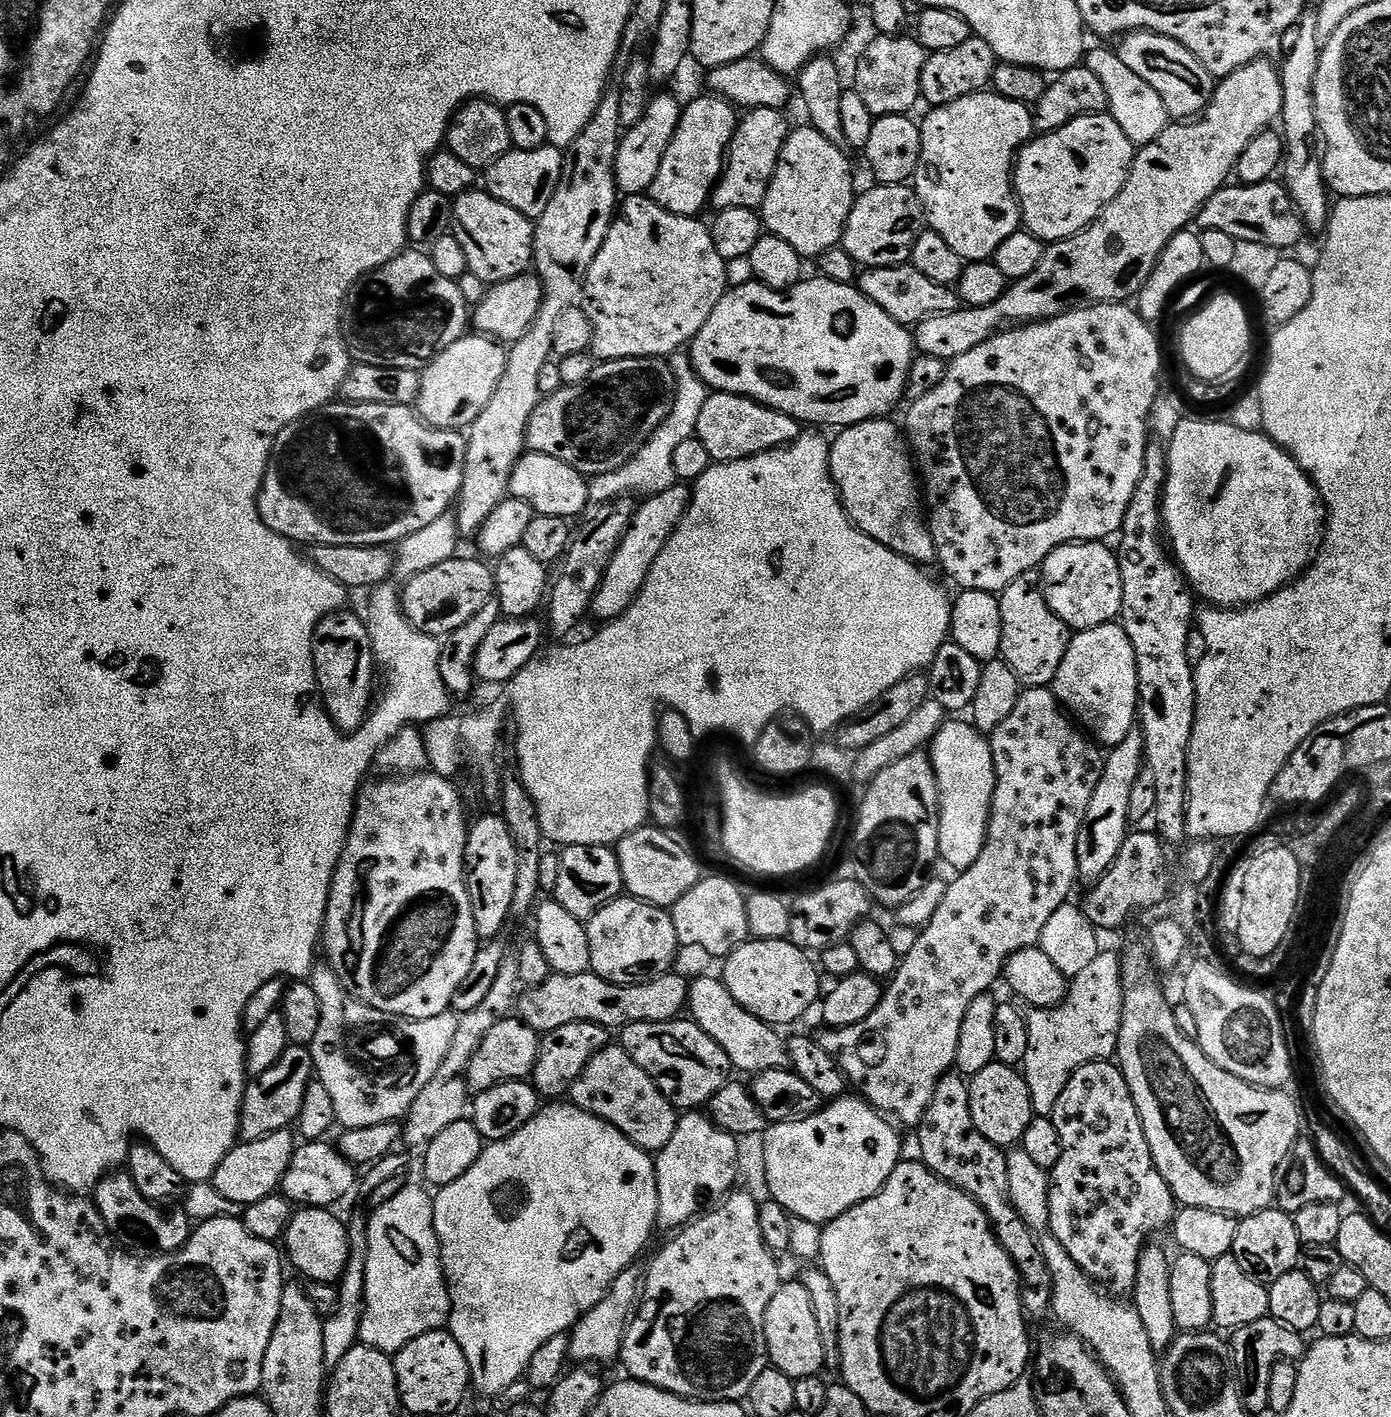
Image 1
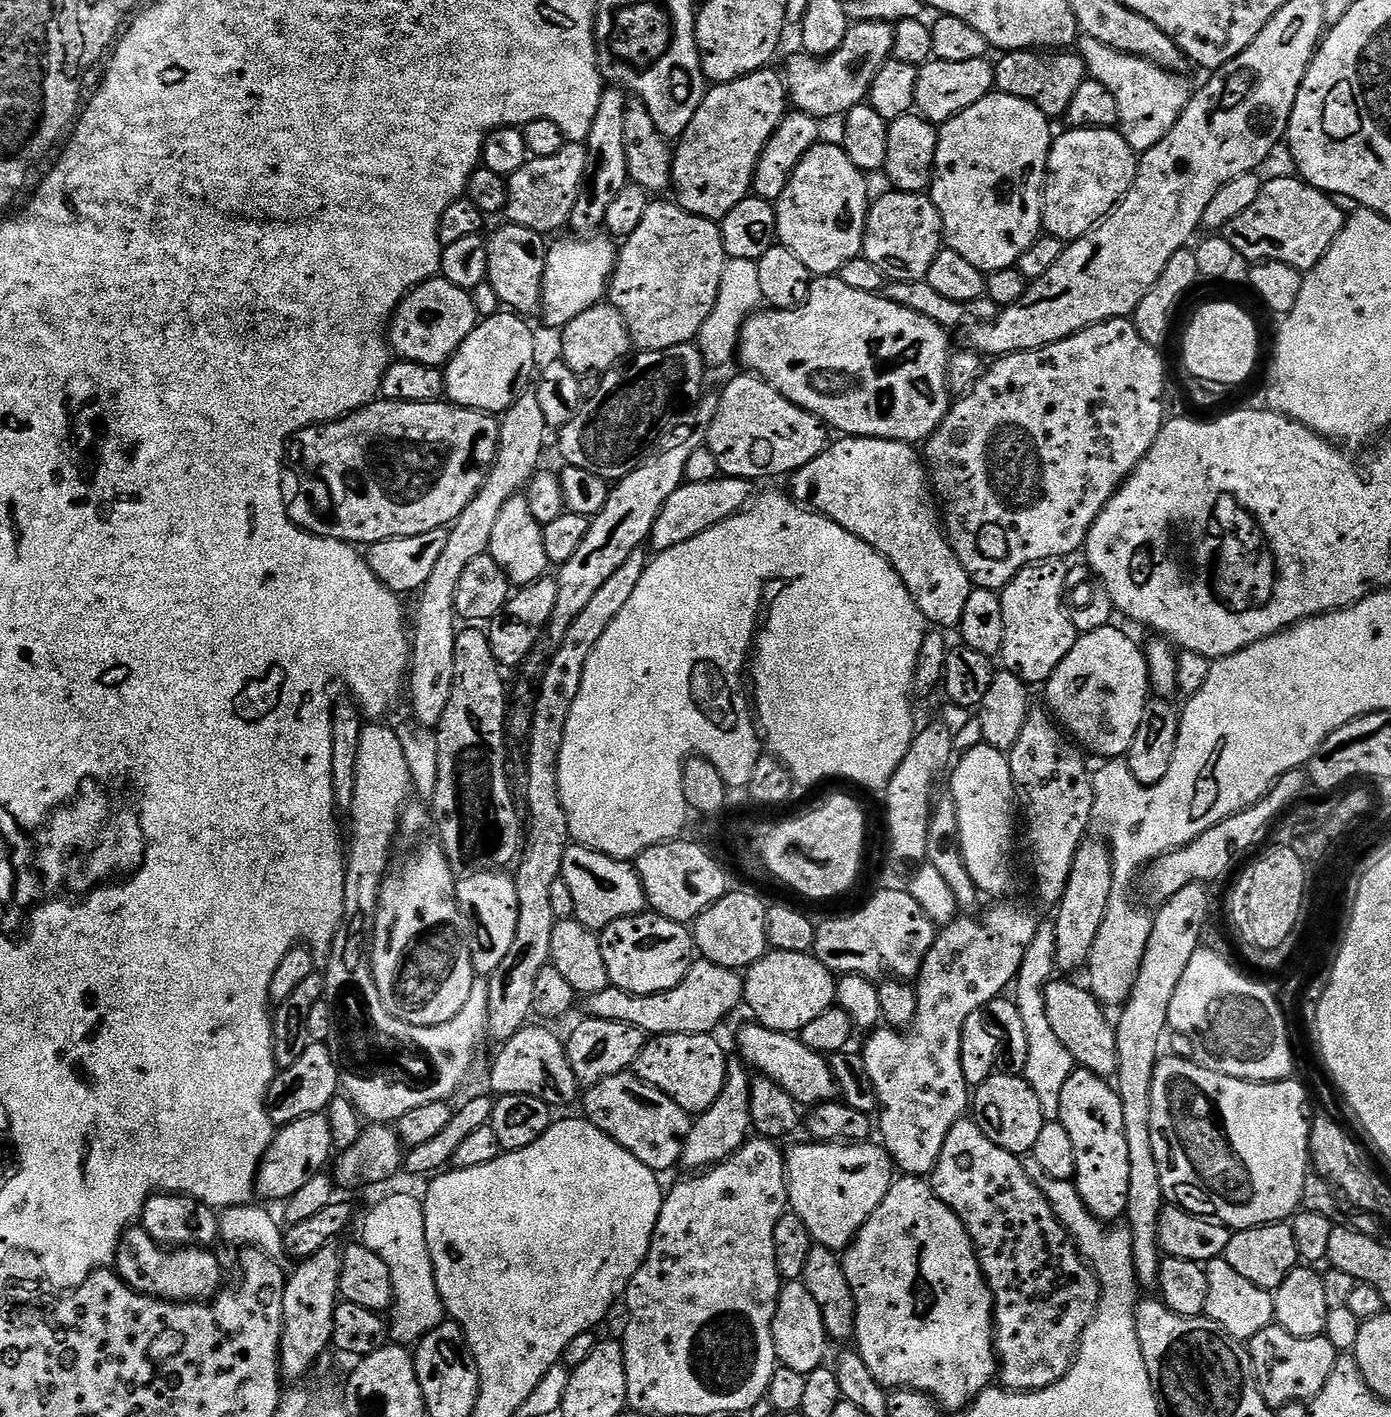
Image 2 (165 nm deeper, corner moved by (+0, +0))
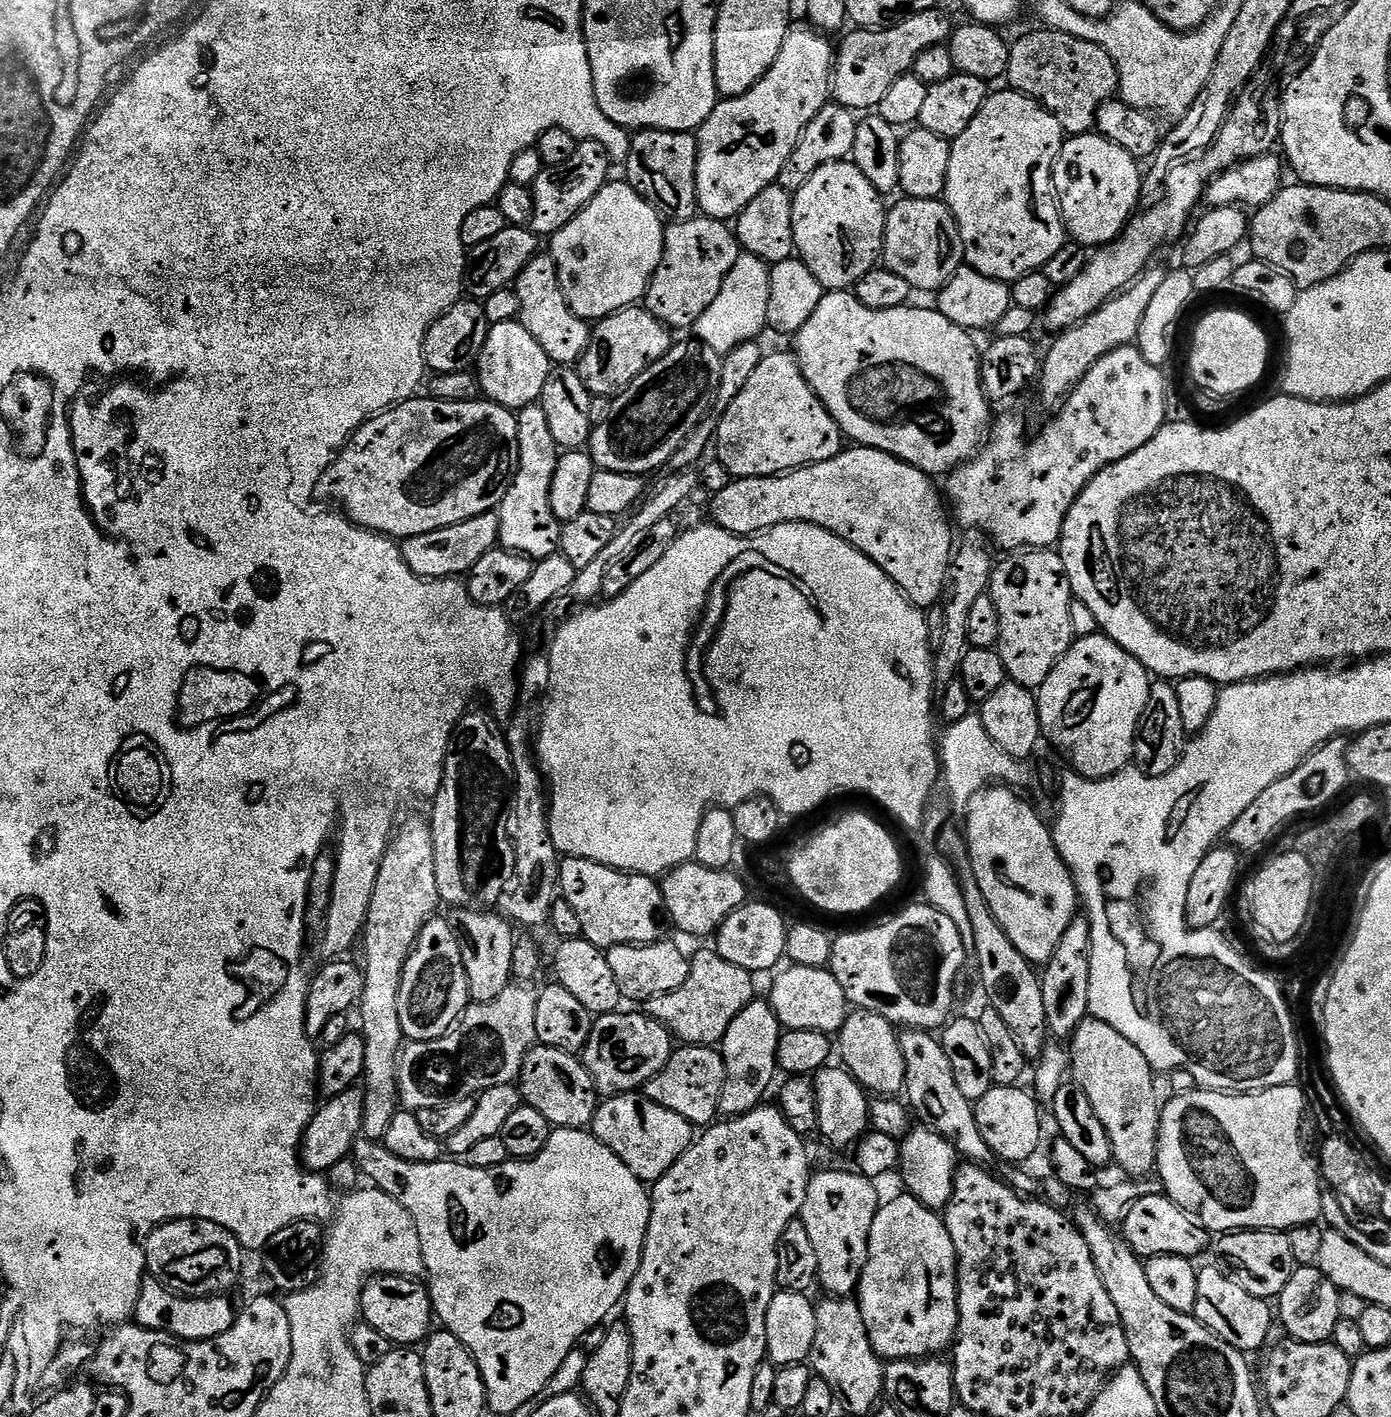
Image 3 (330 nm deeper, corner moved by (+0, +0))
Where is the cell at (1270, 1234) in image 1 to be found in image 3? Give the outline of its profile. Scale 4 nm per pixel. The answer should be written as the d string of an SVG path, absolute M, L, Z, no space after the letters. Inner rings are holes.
M1241 1230L1230 1232L1219 1237L1215 1241L1214 1252L1220 1255L1219 1263L1230 1273L1233 1280L1250 1294L1258 1298L1271 1301L1279 1297L1280 1291L1290 1282L1290 1278L1296 1273L1297 1262L1294 1258L1290 1238L1284 1230Z

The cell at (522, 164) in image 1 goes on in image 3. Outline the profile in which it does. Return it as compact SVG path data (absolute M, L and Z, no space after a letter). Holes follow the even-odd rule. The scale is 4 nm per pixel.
M593 140L579 141L574 155L562 166L543 167L530 187L533 200L531 230L540 238L555 236L558 230L562 230L562 226L569 224L594 199L598 190L609 183L608 168L610 161L606 150Z

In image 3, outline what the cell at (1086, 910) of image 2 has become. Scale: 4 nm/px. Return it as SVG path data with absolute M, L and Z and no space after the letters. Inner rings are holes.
M1077 915L1070 922L1058 950L1043 965L1040 985L1042 986L1042 1003L1046 1006L1048 1031L1057 1041L1067 1041L1076 1032L1076 1027L1089 1019L1088 999L1090 998L1090 926L1087 915Z

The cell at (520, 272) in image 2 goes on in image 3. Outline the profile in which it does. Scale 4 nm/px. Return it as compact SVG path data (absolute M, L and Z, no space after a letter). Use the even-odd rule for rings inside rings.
M537 254L533 257L515 279L514 289L520 303L520 324L534 334L538 346L546 350L548 359L556 366L575 365L592 337L592 328L589 321L570 310L551 255Z

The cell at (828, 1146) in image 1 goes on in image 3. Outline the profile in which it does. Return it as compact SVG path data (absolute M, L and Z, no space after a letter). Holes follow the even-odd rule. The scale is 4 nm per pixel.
M820 1172L811 1177L806 1190L806 1202L802 1206L799 1219L804 1221L806 1231L810 1233L810 1242L814 1242L814 1250L818 1253L819 1287L825 1293L848 1298L859 1289L862 1270L866 1266L870 1226L876 1217L876 1209L880 1207L881 1197L876 1197L877 1185L868 1177L852 1172Z

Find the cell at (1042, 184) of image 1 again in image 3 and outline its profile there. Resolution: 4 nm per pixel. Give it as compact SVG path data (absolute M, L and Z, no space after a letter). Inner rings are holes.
M1089 134L1068 136L1061 143L1058 158L1052 165L1054 199L1060 206L1060 218L1073 241L1085 246L1103 246L1115 240L1124 231L1125 224L1137 211L1140 200L1140 168L1137 157L1131 156L1122 146L1110 142L1105 136Z

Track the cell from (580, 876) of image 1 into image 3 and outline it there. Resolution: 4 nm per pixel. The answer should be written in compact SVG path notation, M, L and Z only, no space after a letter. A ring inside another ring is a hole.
M582 858L561 859L558 888L570 911L580 923L579 935L607 950L623 944L656 944L665 939L666 913L659 883L637 872L619 872Z

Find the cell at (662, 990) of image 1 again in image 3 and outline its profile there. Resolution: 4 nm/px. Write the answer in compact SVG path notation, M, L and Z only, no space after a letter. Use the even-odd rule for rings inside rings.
M711 947L704 948L696 957L691 957L688 977L682 986L678 986L678 990L652 996L643 1001L642 1008L647 1016L654 1018L663 1028L667 1028L681 1045L716 1046L724 1039L726 1030L730 1030L730 1022L734 1022L734 1018L738 1018L738 1014L746 1010L750 1001L757 999L756 984L752 980L755 980L753 973L742 966L734 966L734 962L726 962L726 958L722 958Z

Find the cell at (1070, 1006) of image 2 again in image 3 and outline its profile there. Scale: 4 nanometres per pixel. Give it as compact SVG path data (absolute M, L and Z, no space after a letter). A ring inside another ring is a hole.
M1089 1018L1070 1037L1070 1076L1079 1088L1086 1090L1094 1114L1106 1126L1115 1167L1120 1167L1128 1178L1153 1175L1162 1099L1156 1093L1157 1073L1146 1062L1142 1050L1130 1038L1122 1038L1114 1026Z

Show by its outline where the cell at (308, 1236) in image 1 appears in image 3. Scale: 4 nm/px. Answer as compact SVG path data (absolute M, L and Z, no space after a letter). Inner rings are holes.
M408 1274L369 1276L360 1290L360 1316L363 1323L386 1334L393 1346L416 1346L428 1339L434 1324L432 1295L421 1281L419 1284Z

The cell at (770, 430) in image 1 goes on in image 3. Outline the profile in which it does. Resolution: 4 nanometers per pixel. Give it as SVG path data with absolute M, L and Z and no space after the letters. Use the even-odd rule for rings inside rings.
M769 351L742 394L719 413L714 456L733 478L779 476L793 468L826 462L842 450L842 433L826 406L806 382L795 355Z

